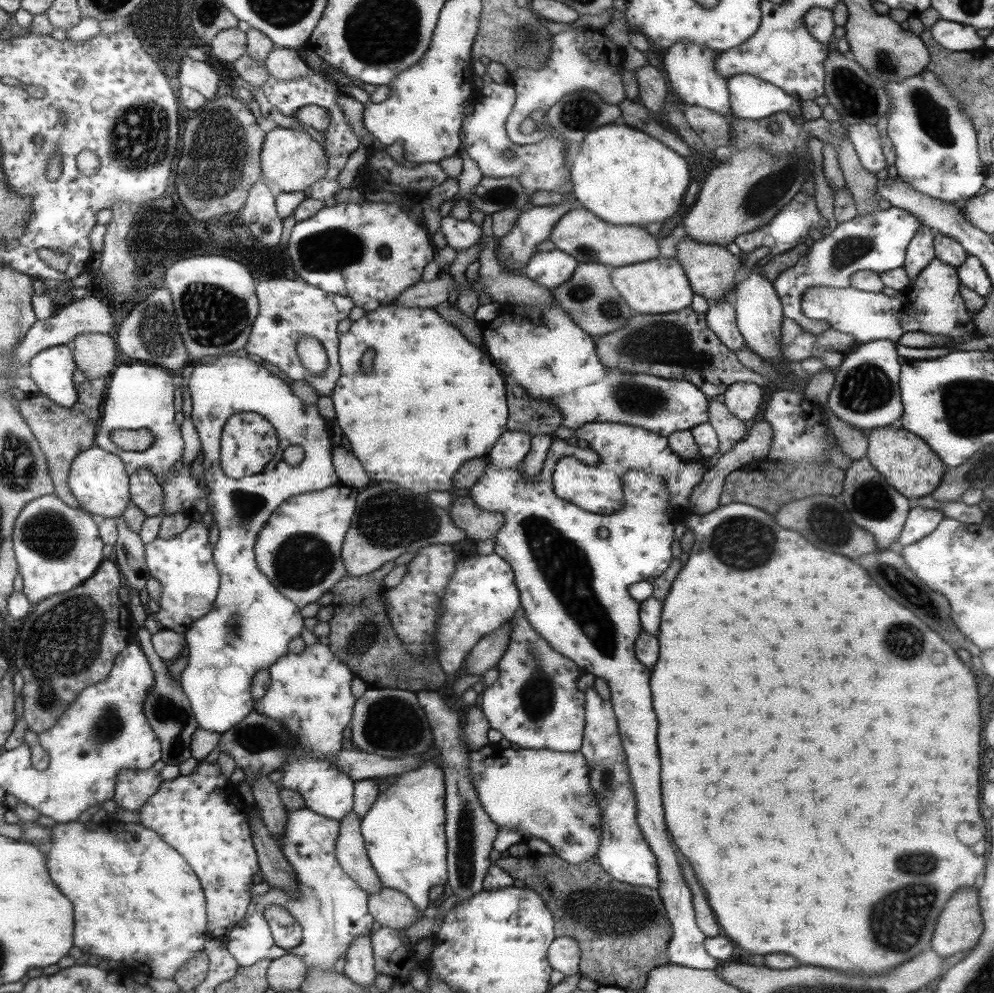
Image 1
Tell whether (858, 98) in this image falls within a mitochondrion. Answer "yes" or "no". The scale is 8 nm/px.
yes

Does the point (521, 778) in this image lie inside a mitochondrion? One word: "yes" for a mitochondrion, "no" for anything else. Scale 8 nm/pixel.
no

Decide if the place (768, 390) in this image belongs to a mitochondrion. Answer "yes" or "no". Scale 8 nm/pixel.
no

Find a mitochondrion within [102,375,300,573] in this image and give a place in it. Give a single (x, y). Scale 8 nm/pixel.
(246, 505)

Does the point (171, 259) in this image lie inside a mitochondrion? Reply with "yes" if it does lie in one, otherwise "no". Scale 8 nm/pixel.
no

